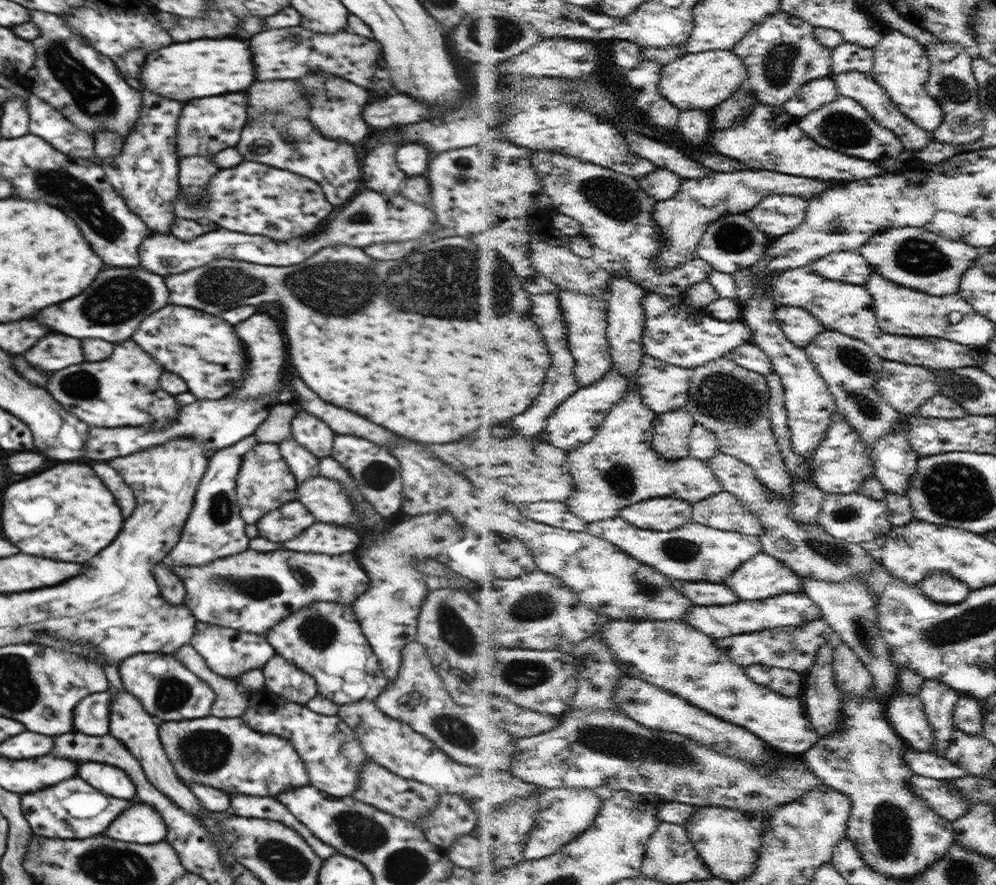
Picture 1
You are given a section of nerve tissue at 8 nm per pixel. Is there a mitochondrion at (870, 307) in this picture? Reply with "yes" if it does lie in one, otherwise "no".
no

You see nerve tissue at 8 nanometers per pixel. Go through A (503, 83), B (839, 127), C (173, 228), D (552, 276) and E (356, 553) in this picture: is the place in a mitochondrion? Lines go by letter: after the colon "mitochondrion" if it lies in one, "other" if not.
A: other
B: mitochondrion
C: other
D: other
E: other

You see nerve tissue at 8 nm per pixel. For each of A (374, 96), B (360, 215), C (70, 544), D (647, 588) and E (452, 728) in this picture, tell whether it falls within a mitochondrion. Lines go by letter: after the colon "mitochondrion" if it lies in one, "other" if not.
A: other
B: mitochondrion
C: mitochondrion
D: mitochondrion
E: mitochondrion

